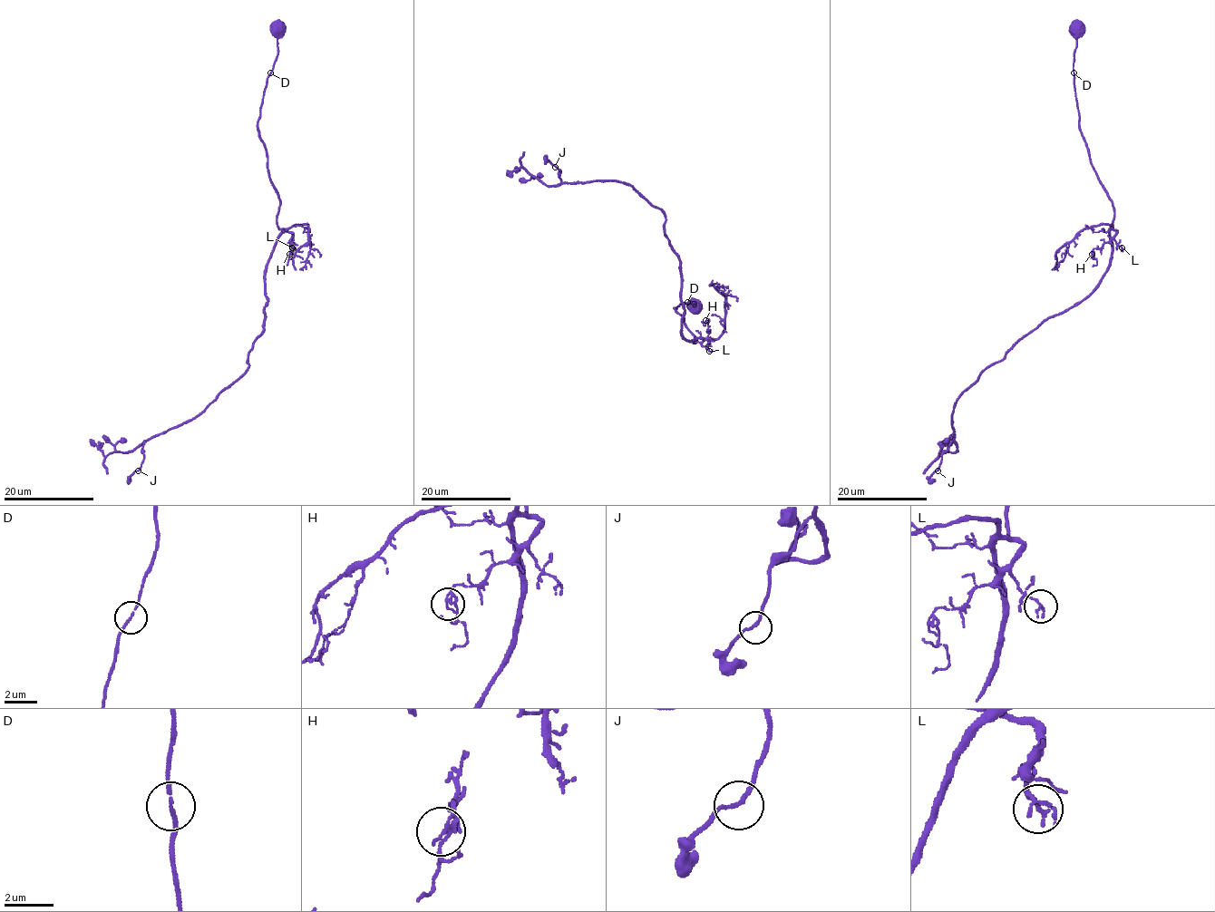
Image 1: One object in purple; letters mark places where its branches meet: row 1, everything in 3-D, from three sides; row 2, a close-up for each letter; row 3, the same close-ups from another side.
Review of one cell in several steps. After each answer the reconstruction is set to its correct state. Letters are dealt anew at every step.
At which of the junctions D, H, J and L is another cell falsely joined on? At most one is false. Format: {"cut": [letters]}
{"cut": []}

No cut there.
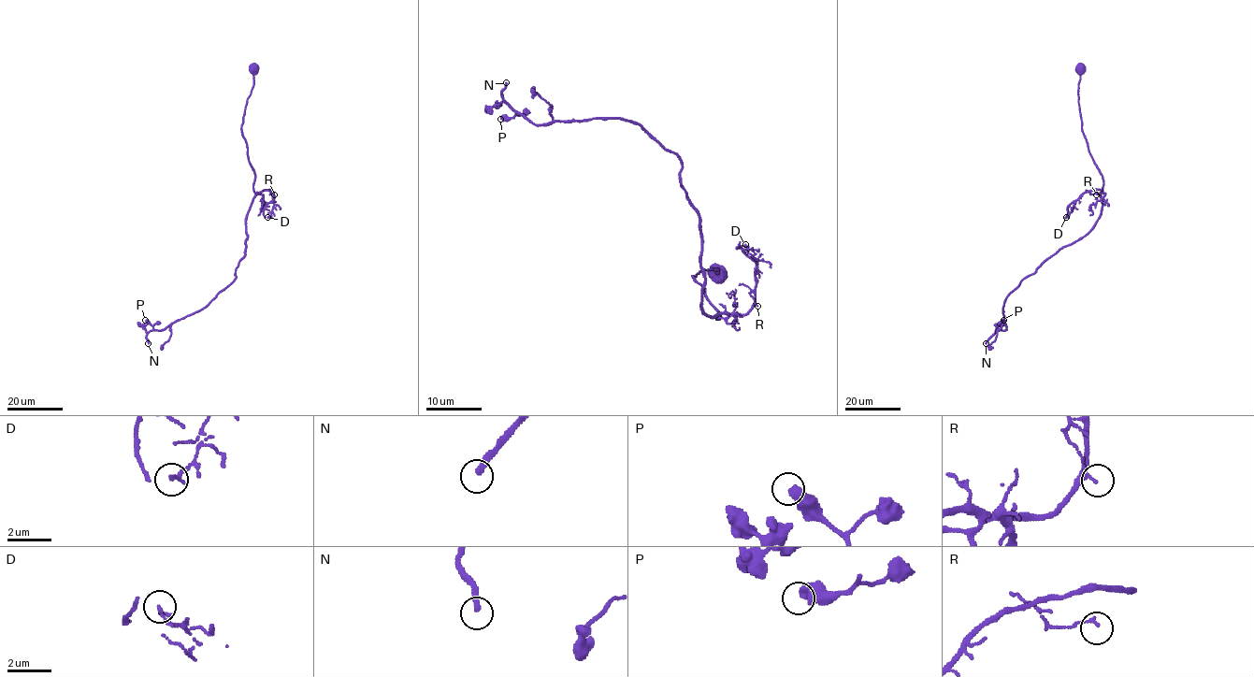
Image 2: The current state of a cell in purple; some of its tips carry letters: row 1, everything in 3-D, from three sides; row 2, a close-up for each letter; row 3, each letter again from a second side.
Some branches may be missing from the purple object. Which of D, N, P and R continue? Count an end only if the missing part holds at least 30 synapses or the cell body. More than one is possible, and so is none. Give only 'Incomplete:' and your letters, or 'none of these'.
Incomplete: N

